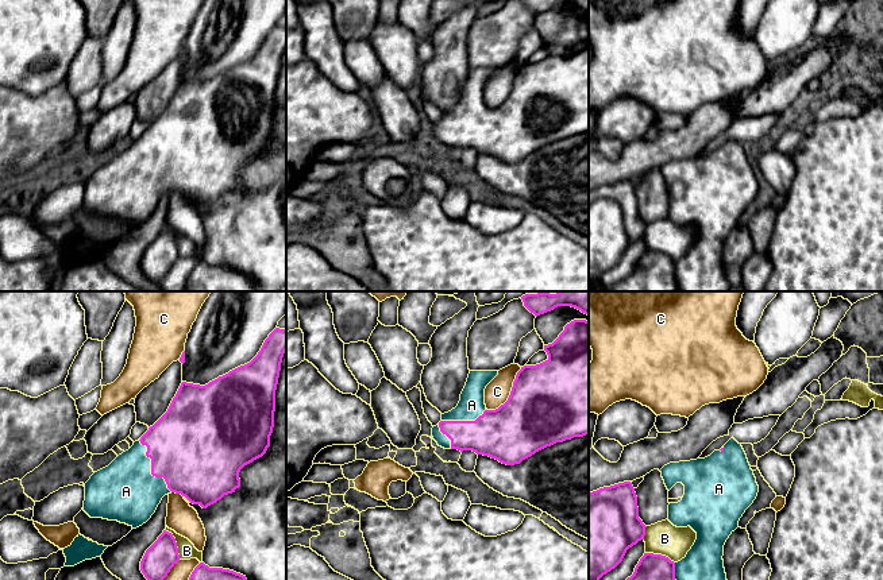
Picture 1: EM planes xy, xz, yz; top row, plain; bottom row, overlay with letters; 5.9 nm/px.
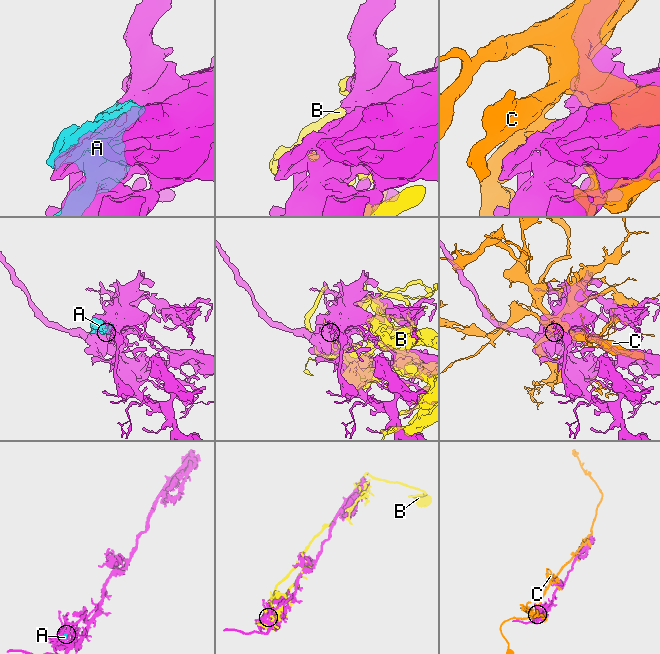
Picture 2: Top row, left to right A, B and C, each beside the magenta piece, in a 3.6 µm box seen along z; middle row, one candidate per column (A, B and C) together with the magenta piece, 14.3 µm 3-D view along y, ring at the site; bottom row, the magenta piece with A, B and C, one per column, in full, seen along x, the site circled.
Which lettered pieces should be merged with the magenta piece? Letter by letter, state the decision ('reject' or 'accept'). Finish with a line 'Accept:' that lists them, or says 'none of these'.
A: accept
B: reject
C: reject
Accept: A

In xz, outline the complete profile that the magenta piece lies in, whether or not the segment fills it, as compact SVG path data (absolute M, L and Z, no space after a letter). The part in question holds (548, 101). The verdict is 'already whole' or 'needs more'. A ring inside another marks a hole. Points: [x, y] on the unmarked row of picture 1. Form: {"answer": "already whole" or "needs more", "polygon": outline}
{"answer": "needs more", "polygon": "M571 19L552 42L544 43L544 49L548 57L536 63L521 65L508 98L496 108L486 107L485 86L498 69L470 69L458 104L442 112L442 119L432 125L432 135L437 143L460 150L473 148L502 162L514 163L556 140L589 132L589 19Z"}

